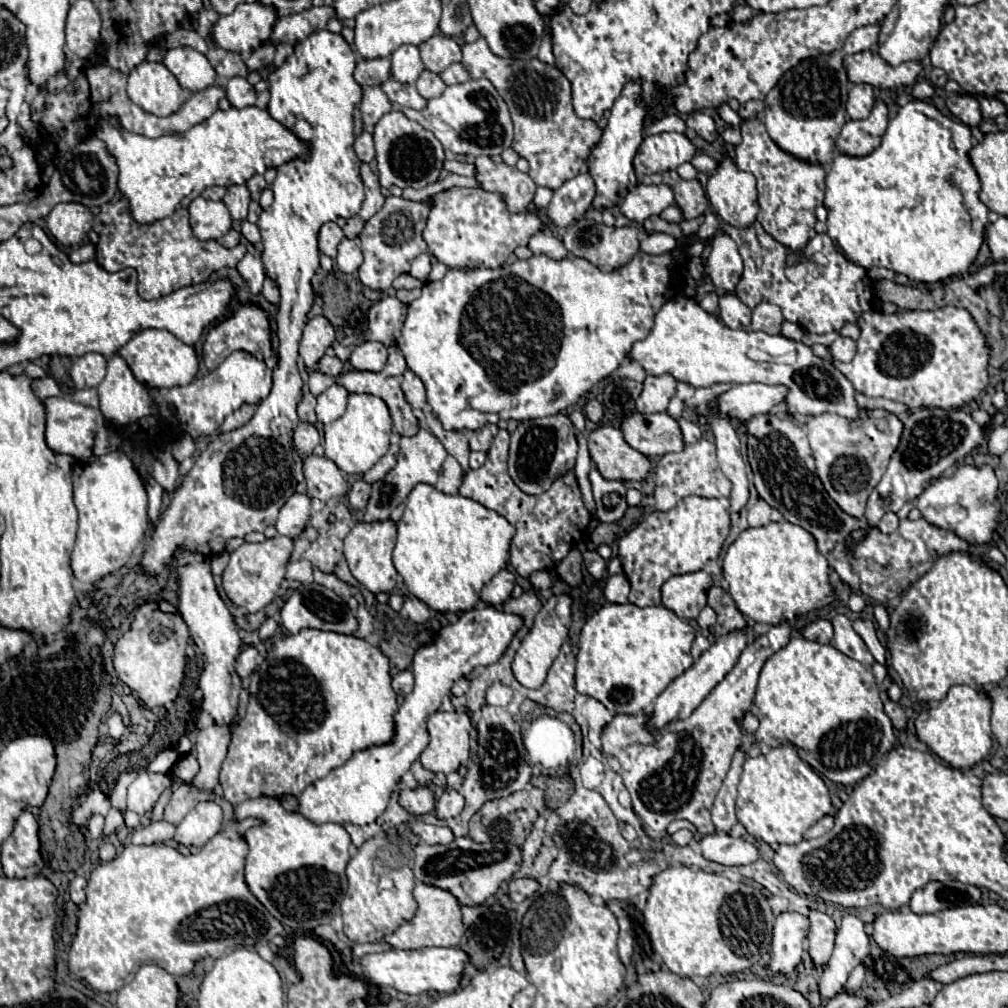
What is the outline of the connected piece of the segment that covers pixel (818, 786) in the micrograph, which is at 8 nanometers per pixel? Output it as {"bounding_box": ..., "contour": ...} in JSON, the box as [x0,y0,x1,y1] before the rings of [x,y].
{"bounding_box":[737,745,833,847],"contour":[[[783,745],[771,749],[769,755],[749,757],[745,761],[737,795],[737,819],[755,839],[769,843],[771,847],[801,843],[803,833],[831,811],[833,805],[827,785],[809,763],[801,761],[793,745]]]}

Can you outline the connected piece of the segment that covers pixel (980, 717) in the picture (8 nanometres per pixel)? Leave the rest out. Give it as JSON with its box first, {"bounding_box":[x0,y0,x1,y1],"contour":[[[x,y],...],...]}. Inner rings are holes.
{"bounding_box":[915,685,993,769],"contour":[[[953,685],[947,693],[947,697],[933,709],[923,711],[915,719],[917,737],[945,763],[949,763],[953,769],[961,767],[973,767],[979,763],[993,747],[991,739],[991,697],[983,689],[975,689],[969,685]]]}

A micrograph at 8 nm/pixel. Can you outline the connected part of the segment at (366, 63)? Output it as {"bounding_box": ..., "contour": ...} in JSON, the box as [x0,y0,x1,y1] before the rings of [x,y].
{"bounding_box":[355,59,391,85],"contour":[[[359,59],[355,69],[355,81],[365,85],[381,85],[391,77],[391,61],[389,59]]]}

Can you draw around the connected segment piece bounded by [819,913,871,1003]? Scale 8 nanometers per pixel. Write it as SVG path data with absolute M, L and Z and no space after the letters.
M853 913L843 915L833 955L829 959L829 965L823 969L823 977L819 981L821 1003L827 1003L839 993L839 989L843 989L849 971L859 965L869 955L869 951L871 941L865 931L865 923Z

